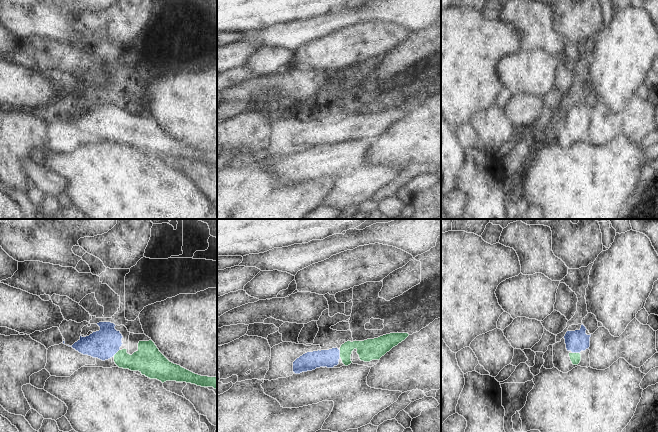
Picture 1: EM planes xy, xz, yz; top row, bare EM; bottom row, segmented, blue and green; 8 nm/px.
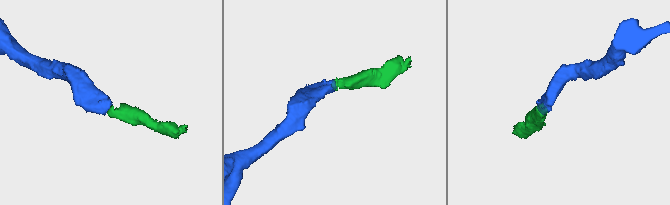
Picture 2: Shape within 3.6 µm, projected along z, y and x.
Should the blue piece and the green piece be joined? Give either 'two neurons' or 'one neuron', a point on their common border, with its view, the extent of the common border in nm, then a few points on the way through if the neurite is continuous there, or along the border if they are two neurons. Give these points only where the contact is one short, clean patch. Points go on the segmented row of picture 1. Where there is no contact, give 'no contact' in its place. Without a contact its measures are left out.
one neuron; contact xz (339, 354); length 60 nm; way xz (309, 361), (339, 354), (349, 346), (368, 350)

